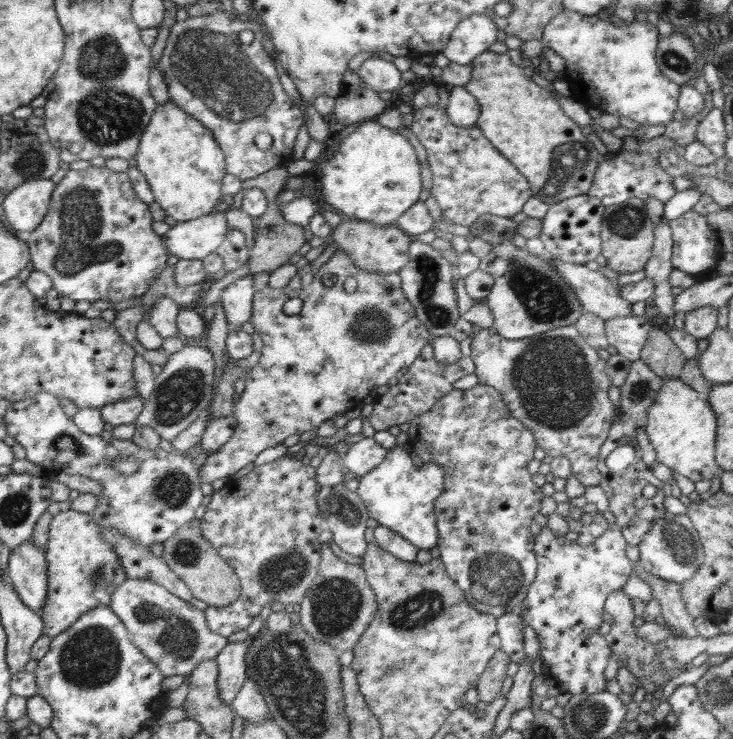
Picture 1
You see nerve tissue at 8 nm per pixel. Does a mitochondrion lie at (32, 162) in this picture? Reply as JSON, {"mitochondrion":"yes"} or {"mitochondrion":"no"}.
{"mitochondrion":"yes"}

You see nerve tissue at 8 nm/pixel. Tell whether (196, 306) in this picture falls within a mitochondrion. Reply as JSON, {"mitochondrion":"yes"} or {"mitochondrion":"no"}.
{"mitochondrion":"no"}

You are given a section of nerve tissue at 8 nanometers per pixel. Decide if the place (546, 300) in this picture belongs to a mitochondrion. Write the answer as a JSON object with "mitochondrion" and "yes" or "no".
{"mitochondrion":"yes"}

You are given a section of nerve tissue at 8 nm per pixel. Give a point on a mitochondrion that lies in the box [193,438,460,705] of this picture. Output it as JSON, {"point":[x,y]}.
{"point":[336,603]}

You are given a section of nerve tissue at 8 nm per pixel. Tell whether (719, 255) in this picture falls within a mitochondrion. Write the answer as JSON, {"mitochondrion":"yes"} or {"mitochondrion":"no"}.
{"mitochondrion":"no"}

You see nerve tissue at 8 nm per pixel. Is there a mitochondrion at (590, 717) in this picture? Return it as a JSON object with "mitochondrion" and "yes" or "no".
{"mitochondrion":"yes"}

